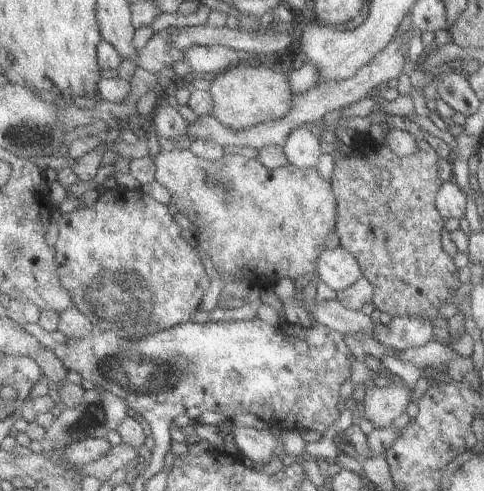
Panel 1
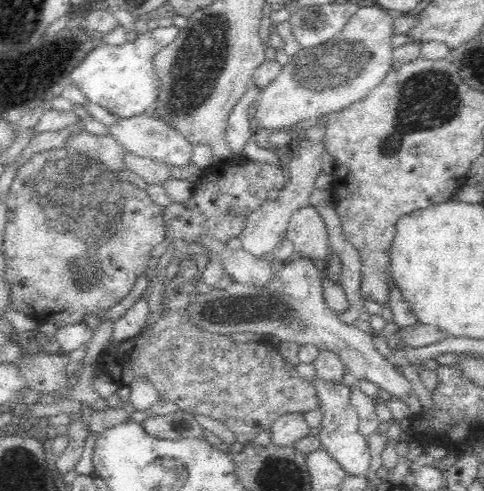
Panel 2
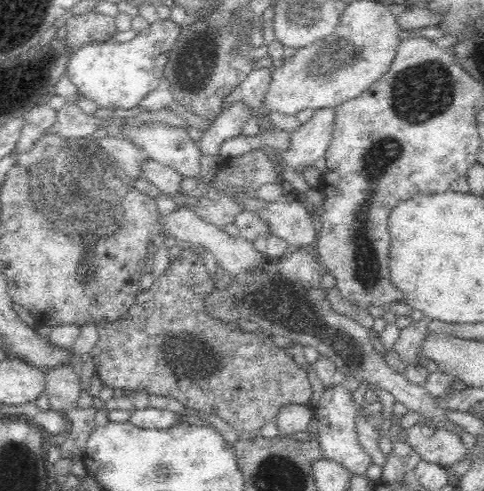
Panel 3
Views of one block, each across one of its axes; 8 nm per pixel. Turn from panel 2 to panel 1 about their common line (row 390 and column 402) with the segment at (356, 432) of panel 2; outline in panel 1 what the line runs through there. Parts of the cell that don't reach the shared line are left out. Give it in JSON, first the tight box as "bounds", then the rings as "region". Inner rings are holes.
{"bounds":[375,316,435,354],"region":[[[397,316],[389,324],[381,324],[375,330],[375,340],[389,348],[393,354],[421,348],[429,342],[435,342],[433,322],[427,316]]]}

